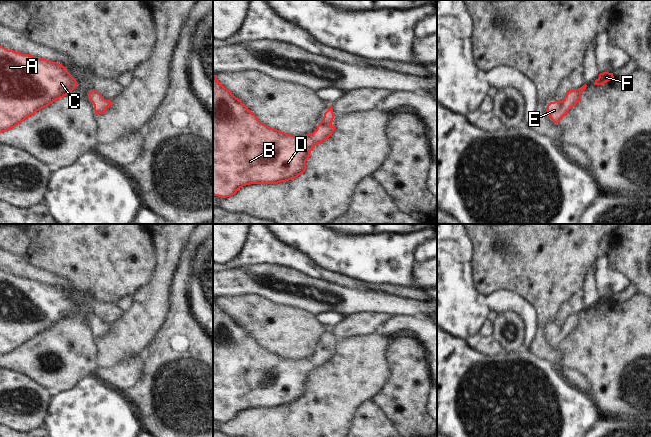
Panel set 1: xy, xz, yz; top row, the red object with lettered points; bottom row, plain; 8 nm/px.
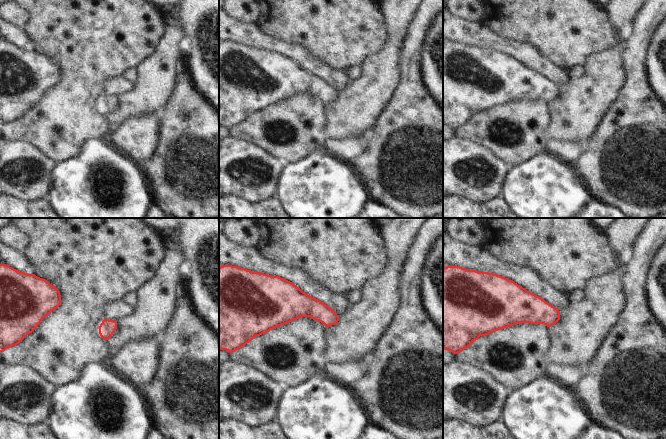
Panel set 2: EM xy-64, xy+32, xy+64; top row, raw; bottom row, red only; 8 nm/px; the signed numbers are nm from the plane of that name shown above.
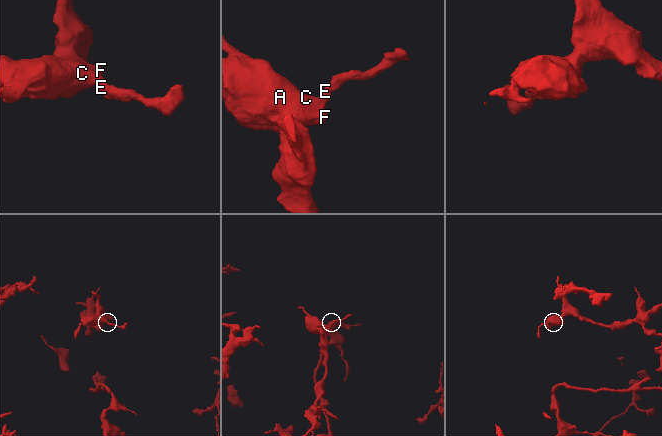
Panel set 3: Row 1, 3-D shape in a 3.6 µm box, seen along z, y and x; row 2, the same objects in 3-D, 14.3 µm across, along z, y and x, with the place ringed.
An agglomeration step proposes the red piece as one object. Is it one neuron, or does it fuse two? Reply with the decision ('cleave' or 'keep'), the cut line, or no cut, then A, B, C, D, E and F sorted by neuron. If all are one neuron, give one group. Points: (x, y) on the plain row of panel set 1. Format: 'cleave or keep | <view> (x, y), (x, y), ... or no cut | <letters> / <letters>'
keep | no cut | A B C D E F

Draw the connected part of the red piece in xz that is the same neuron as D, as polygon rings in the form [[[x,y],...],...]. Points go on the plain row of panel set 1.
[[[213,299],[213,419],[231,421],[246,409],[278,408],[297,402],[305,396],[306,385],[315,370],[332,360],[336,354],[332,349],[333,343],[331,329],[313,357],[295,360],[279,355],[261,347],[241,324],[217,304],[217,299]]]

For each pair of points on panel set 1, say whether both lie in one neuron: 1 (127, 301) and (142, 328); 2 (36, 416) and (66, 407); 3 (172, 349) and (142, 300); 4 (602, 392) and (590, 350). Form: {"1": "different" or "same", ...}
{"1": "different", "2": "different", "3": "different", "4": "same"}

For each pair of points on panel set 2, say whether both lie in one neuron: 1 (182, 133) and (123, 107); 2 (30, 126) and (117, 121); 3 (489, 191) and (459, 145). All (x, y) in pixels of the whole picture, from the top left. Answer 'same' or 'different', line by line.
1: different
2: different
3: same

